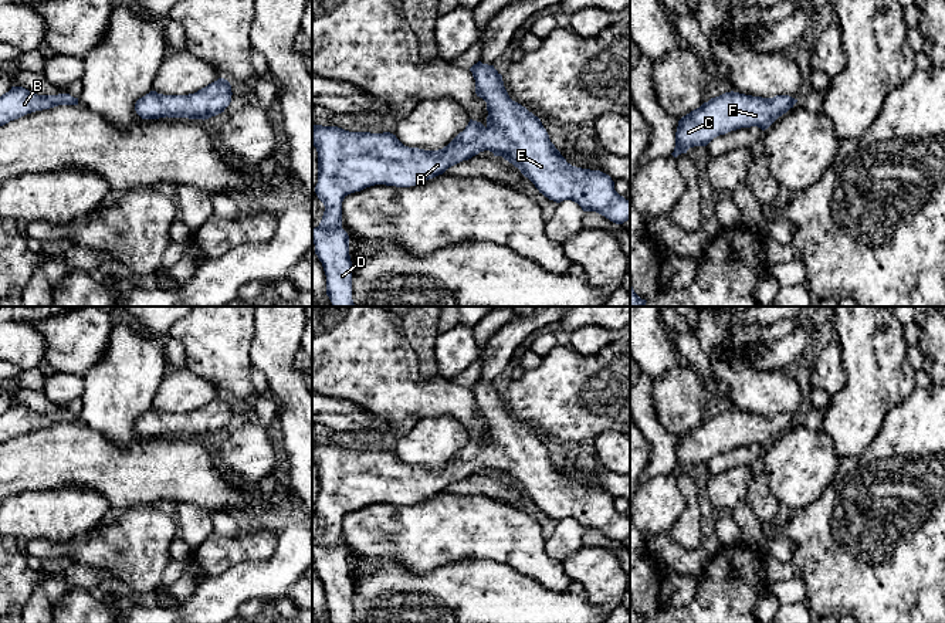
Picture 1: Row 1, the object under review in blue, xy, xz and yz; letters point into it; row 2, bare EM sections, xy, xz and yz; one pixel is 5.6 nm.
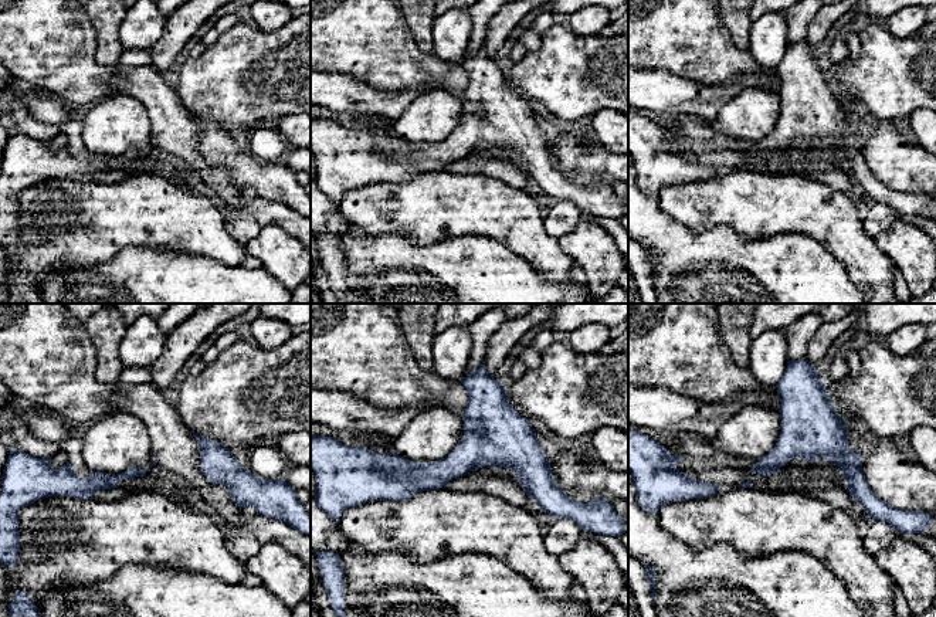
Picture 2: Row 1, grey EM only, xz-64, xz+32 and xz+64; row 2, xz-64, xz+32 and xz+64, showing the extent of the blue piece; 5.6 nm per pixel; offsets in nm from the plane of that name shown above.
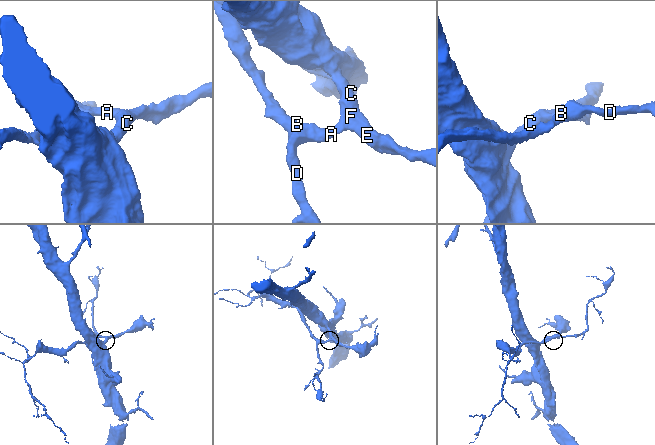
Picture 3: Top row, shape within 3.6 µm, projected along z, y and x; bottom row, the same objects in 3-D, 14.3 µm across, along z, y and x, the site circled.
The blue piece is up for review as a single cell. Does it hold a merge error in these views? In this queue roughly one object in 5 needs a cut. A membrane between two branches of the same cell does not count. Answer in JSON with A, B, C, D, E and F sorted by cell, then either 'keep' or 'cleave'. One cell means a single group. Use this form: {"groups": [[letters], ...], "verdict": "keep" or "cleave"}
{"groups": [["A", "B", "C", "D", "E", "F"]], "verdict": "keep"}

